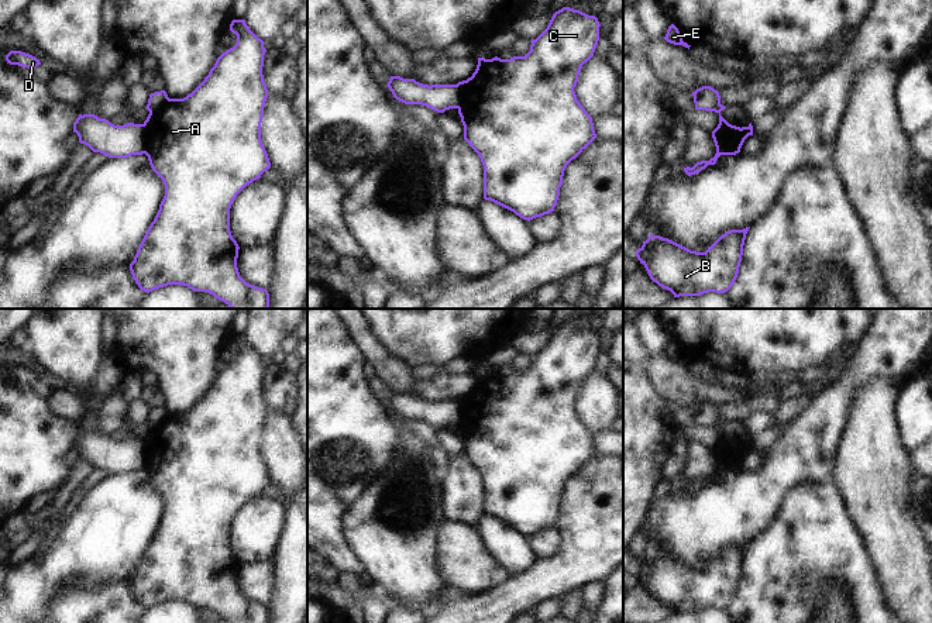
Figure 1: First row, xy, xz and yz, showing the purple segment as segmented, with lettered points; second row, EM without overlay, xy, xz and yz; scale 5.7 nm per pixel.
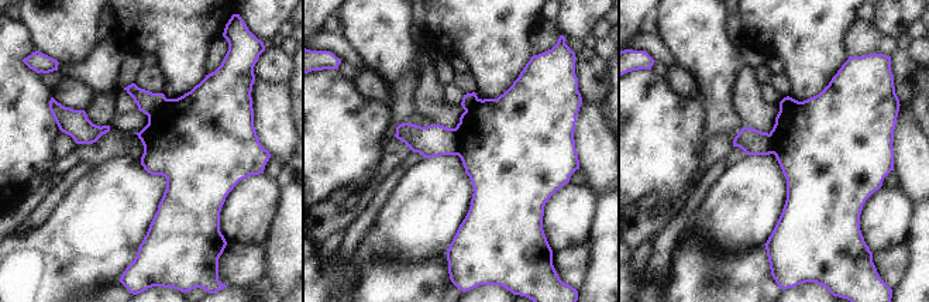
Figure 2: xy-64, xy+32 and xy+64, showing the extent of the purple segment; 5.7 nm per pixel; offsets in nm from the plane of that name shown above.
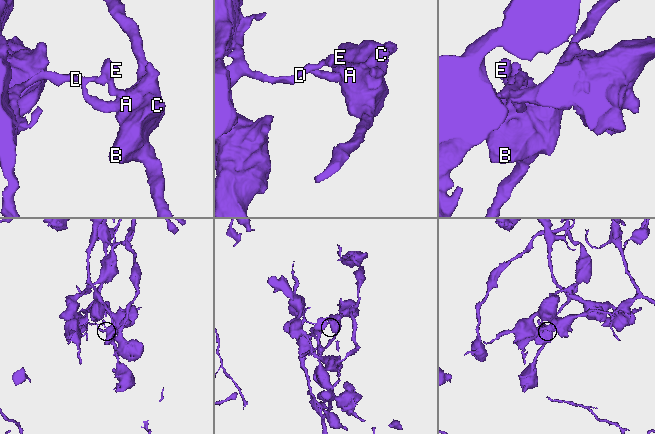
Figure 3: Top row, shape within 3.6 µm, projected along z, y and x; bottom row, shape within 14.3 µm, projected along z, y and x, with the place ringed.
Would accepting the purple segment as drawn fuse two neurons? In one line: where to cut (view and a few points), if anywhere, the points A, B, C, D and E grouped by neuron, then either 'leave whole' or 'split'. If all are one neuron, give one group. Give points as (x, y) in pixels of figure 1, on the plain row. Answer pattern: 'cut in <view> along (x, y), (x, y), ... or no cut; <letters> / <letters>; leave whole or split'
cut in xy along (143, 440), (145, 468); A B C / D E; split

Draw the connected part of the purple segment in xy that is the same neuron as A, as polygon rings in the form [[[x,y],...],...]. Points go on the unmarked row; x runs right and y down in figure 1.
[[[233,335],[230,347],[237,351],[235,361],[217,374],[204,396],[186,413],[169,414],[144,437],[145,471],[165,500],[165,512],[130,586],[147,609],[183,600],[195,607],[207,607],[230,623],[269,623],[268,606],[240,592],[240,562],[230,547],[234,514],[271,483],[261,457],[268,413],[262,390],[266,365],[245,335]]]

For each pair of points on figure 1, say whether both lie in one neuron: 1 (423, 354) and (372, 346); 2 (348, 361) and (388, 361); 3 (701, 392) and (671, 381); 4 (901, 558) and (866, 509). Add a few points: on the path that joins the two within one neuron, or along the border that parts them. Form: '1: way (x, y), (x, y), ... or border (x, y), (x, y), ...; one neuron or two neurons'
1: border (365, 323), (370, 333), (388, 351), (411, 367); two neurons
2: border (347, 333), (365, 361); two neurons
3: way (694, 391), (678, 385); one neuron
4: way (897, 546), (893, 536), (879, 522); one neuron

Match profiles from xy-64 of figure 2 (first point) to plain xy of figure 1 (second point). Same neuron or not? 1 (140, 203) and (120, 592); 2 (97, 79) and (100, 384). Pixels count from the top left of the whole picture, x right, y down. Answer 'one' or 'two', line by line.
1: two
2: one

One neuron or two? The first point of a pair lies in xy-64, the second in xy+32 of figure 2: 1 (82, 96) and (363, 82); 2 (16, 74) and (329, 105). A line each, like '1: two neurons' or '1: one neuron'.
1: one neuron
2: one neuron

